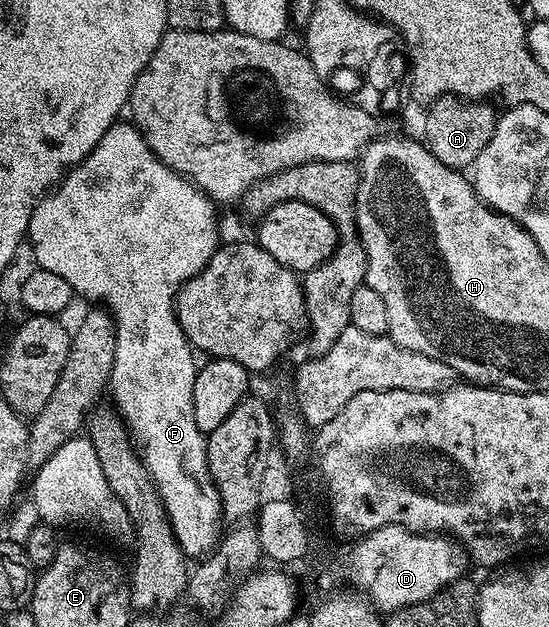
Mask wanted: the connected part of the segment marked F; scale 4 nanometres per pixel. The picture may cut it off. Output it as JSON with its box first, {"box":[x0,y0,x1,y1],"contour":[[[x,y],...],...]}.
{"box":[27,123,225,559],"contour":[[[116,123],[101,135],[97,147],[85,158],[80,165],[75,165],[66,170],[62,181],[51,190],[45,197],[40,197],[35,205],[35,210],[31,216],[31,222],[27,228],[29,245],[31,241],[31,253],[35,256],[34,264],[45,271],[53,271],[53,275],[61,275],[65,283],[69,283],[72,294],[84,297],[87,303],[102,303],[107,312],[111,314],[111,319],[115,323],[115,362],[111,368],[111,380],[109,382],[109,395],[115,402],[114,408],[131,435],[132,442],[138,452],[139,458],[143,460],[143,466],[149,471],[153,483],[159,492],[159,498],[163,501],[163,506],[167,512],[167,518],[171,524],[173,535],[181,547],[181,551],[189,559],[203,559],[214,550],[221,540],[221,534],[225,529],[225,518],[223,515],[223,504],[221,495],[215,486],[215,480],[211,477],[211,472],[207,466],[207,438],[197,427],[197,419],[193,419],[193,383],[197,372],[196,350],[190,341],[187,340],[185,331],[179,325],[179,317],[175,313],[175,296],[179,293],[179,288],[193,275],[197,275],[209,263],[209,259],[215,254],[216,249],[221,244],[219,238],[219,221],[215,218],[216,202],[212,201],[206,193],[182,177],[177,171],[173,171],[147,145],[142,133],[135,128],[134,124]]]}

